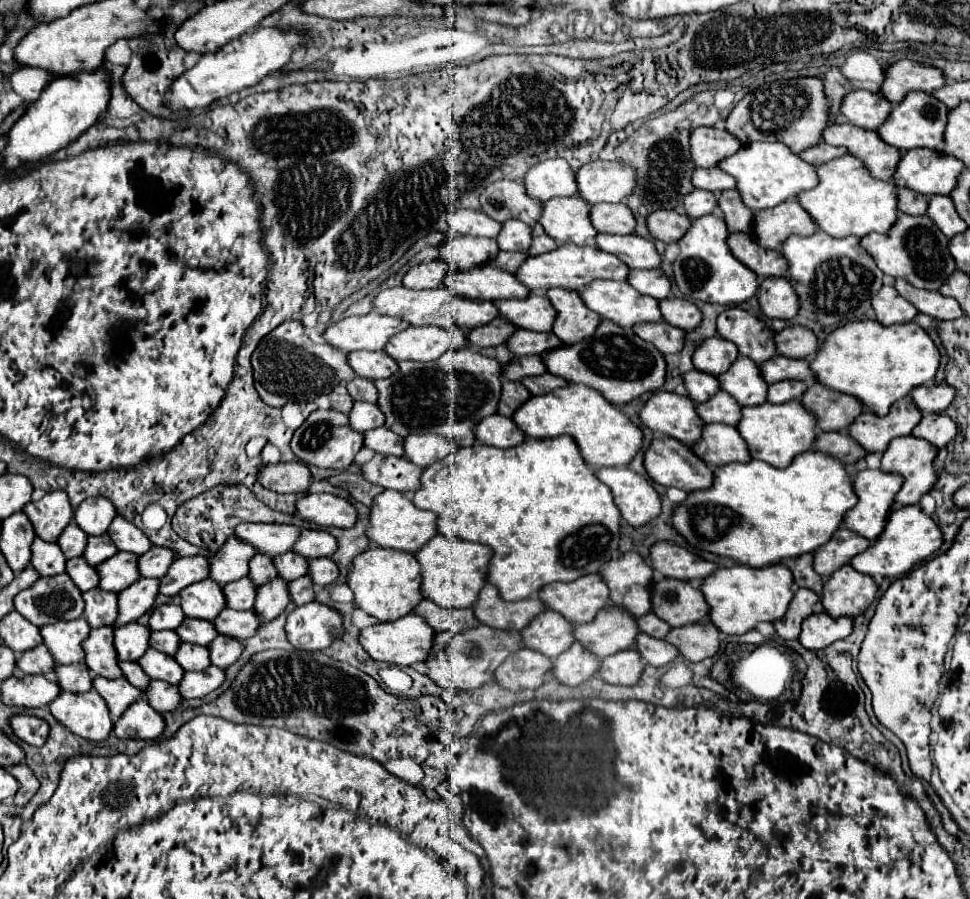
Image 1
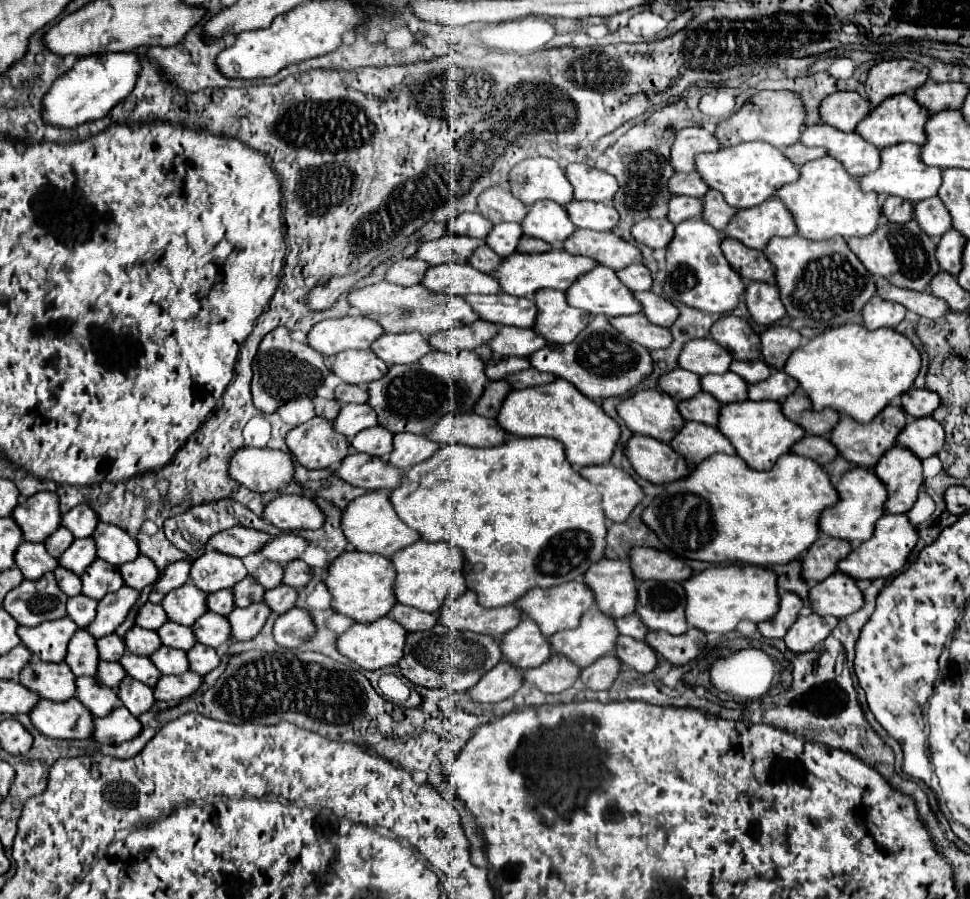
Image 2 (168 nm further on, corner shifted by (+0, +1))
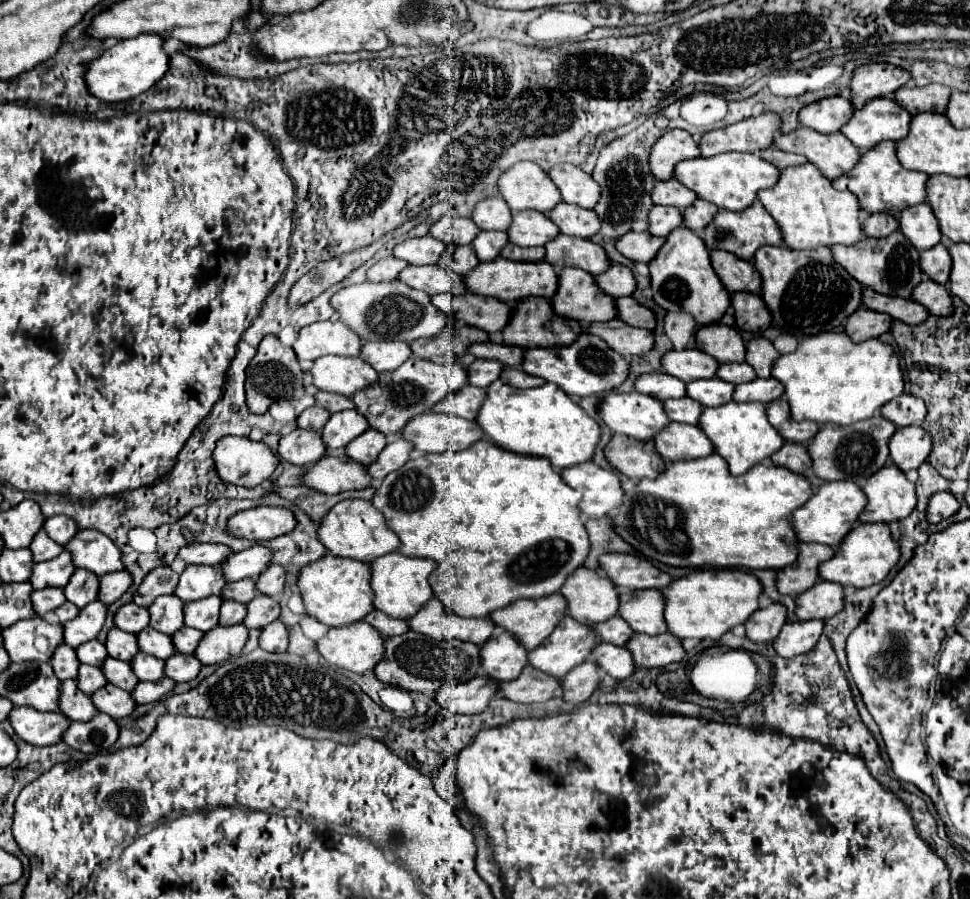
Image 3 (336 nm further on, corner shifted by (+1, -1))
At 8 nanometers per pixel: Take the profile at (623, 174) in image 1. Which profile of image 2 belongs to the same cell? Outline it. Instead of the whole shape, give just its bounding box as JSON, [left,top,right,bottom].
[566,164,618,202]

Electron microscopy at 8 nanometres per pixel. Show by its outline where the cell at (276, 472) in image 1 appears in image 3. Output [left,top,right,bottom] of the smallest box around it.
[213,436,279,488]

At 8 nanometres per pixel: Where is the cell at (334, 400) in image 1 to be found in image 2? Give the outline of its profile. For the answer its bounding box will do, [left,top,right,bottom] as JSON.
[314,398,342,420]

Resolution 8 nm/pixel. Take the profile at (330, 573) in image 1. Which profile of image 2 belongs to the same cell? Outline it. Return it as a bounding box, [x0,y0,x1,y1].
[282,560,312,590]

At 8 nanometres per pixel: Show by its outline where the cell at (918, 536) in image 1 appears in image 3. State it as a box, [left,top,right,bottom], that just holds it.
[819,522,899,588]

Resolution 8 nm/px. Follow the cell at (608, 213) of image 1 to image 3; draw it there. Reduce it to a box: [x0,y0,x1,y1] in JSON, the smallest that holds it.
[549,202,601,238]

